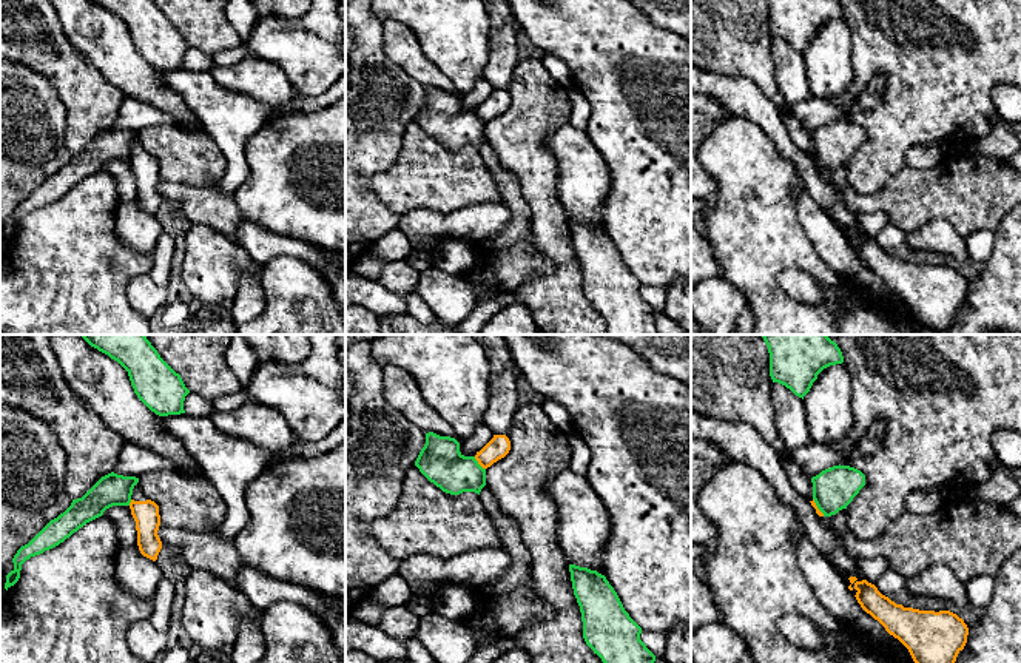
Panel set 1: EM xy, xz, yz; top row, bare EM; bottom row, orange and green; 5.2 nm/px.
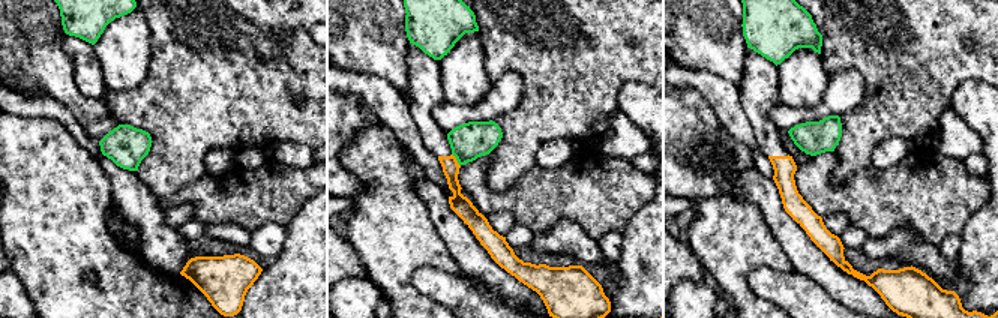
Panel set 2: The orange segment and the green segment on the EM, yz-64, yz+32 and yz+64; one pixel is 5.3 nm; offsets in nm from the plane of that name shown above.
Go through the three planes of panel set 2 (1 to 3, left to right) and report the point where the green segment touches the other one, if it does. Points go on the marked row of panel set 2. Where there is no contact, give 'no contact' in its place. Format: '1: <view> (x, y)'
1: no contact
2: yz+32 (455, 159)
3: no contact

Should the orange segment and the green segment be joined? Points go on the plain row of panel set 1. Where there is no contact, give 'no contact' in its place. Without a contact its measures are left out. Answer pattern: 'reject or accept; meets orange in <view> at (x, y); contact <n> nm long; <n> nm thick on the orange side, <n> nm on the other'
reject; meets orange in xz at (478, 117); contact 90 nm long; 110 nm thick on the orange side, 220 nm on the other

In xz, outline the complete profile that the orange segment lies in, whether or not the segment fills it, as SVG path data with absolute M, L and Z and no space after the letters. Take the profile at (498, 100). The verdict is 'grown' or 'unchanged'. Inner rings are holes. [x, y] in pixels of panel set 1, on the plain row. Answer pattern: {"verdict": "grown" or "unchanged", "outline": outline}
{"verdict": "unchanged", "outline": "M494 89L494 93L475 109L475 114L483 123L490 122L498 114L504 113L510 105L510 96L506 89Z"}

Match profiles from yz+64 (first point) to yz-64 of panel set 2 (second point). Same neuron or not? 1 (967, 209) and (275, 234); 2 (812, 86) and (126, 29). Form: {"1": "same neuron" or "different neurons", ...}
{"1": "different neurons", "2": "same neuron"}

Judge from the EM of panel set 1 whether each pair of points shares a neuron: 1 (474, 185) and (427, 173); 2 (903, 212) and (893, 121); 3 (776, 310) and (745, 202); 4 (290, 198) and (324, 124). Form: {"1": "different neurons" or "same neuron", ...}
{"1": "same neuron", "2": "different neurons", "3": "same neuron", "4": "same neuron"}

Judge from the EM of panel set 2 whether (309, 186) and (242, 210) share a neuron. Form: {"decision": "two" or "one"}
{"decision": "one"}

